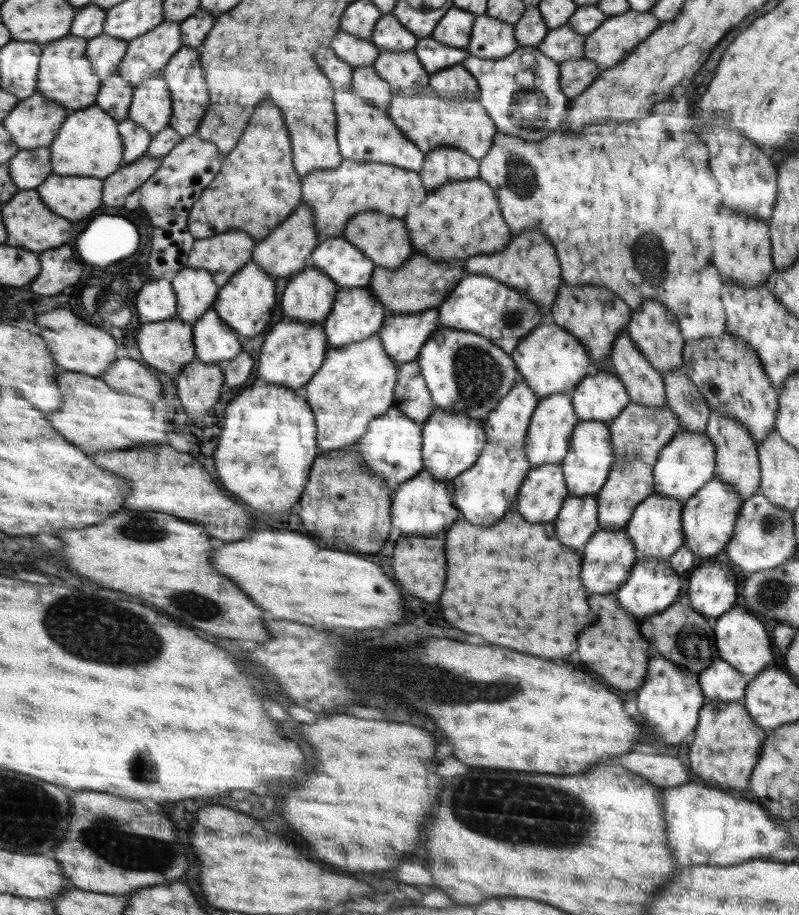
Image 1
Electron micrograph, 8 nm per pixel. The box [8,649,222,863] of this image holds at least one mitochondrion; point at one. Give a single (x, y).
(141, 766)

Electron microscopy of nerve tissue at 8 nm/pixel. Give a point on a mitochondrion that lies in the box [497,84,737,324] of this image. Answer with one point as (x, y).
(648, 250)

